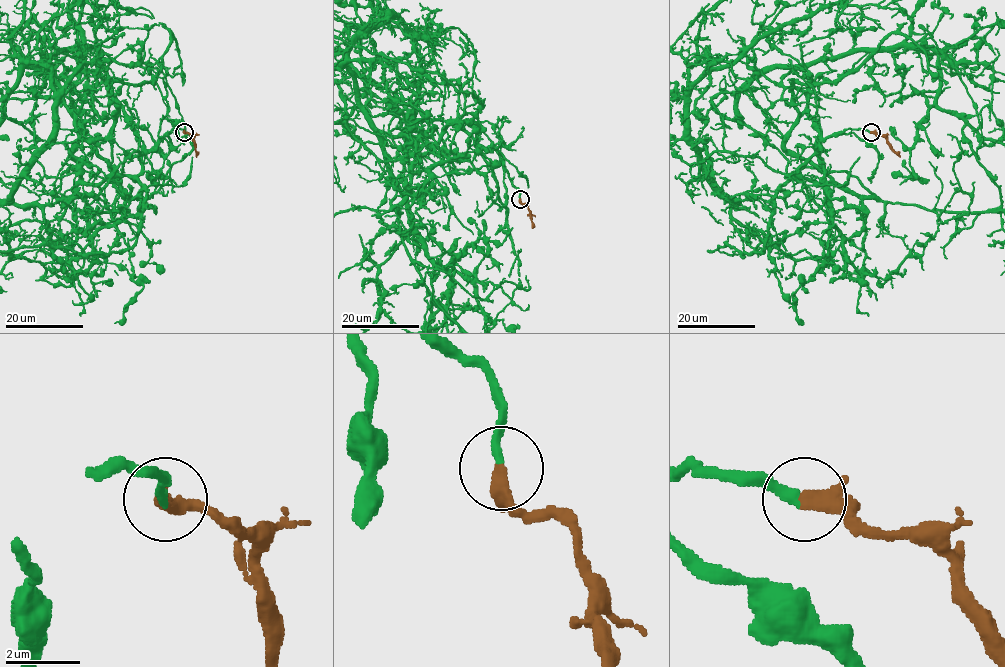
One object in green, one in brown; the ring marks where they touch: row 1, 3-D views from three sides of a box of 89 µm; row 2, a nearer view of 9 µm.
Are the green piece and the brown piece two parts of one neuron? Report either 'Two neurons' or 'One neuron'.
One neuron

